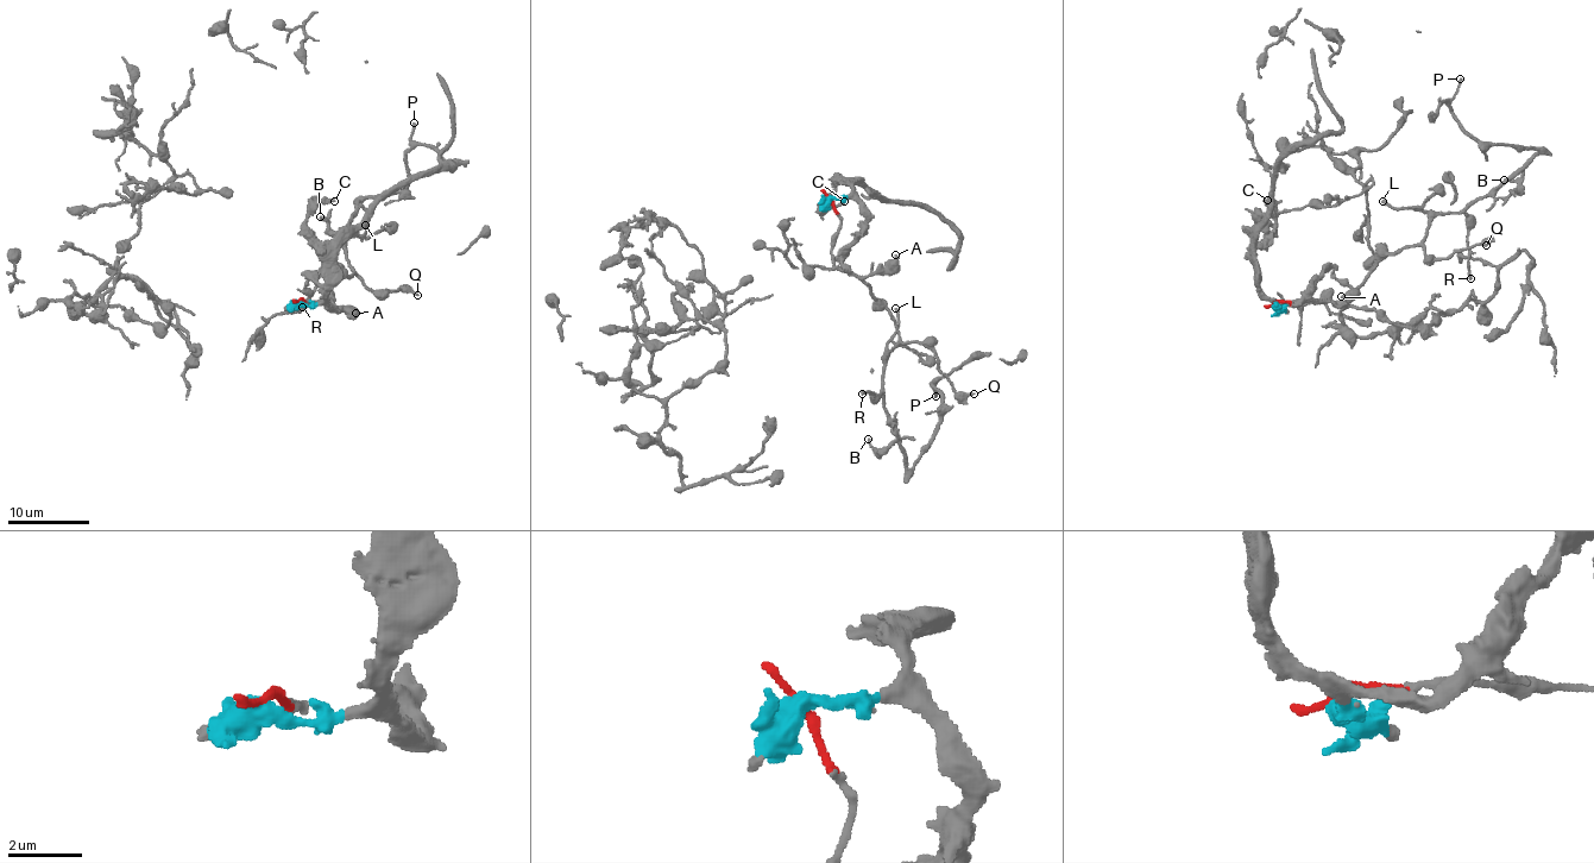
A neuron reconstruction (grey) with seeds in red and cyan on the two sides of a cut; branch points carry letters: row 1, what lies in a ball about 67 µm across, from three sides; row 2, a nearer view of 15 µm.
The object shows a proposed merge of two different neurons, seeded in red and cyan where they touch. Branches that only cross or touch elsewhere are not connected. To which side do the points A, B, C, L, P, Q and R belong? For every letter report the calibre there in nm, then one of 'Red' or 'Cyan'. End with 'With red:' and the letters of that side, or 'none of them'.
A: Thickness 320 nm. Red
B: Thickness 120 nm. Red
C: Thickness 200 nm. Cyan
L: Thickness 180 nm. Red
P: Thickness 160 nm. Red
Q: Thickness 170 nm. Red
R: Thickness 190 nm. Red
With red: A, B, L, P, Q, R

